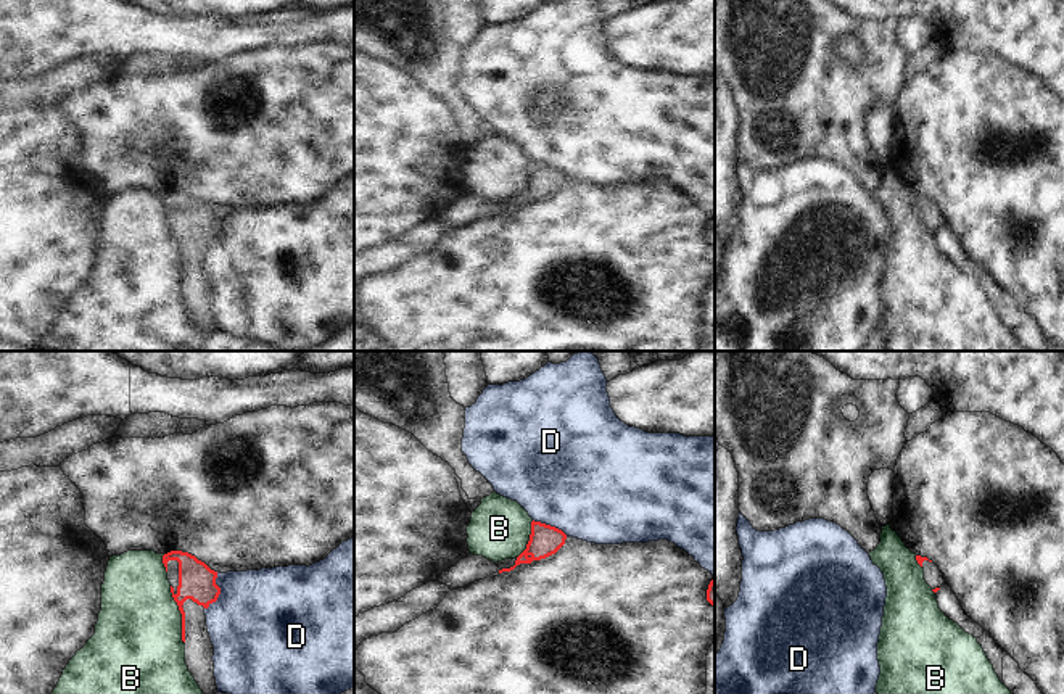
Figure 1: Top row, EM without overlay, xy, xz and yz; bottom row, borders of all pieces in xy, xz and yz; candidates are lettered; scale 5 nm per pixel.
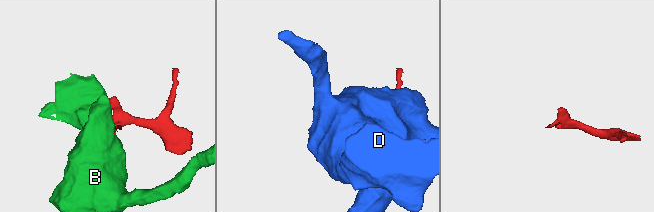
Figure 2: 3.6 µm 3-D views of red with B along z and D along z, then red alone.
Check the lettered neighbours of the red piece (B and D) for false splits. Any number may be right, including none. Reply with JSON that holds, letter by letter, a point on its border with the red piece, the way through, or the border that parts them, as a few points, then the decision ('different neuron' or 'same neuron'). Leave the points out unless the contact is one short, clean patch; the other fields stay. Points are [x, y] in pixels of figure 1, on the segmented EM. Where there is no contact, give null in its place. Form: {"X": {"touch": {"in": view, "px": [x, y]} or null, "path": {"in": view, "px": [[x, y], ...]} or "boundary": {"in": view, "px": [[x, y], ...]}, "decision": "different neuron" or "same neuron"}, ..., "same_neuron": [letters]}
{"B": {"touch": {"in": "xy", "px": [181, 612]}, "decision": "different neuron"}, "D": {"touch": {"in": "xy", "px": [219, 591]}, "decision": "different neuron"}, "same_neuron": []}

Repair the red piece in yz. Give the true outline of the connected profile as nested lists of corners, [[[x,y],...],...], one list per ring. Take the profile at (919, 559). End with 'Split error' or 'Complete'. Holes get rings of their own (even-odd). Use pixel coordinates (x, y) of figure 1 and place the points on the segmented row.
[[[916,556],[916,560],[924,568],[926,583],[932,588],[934,593],[937,593],[940,589],[940,586],[945,585],[943,573],[927,557]]]. Split error

